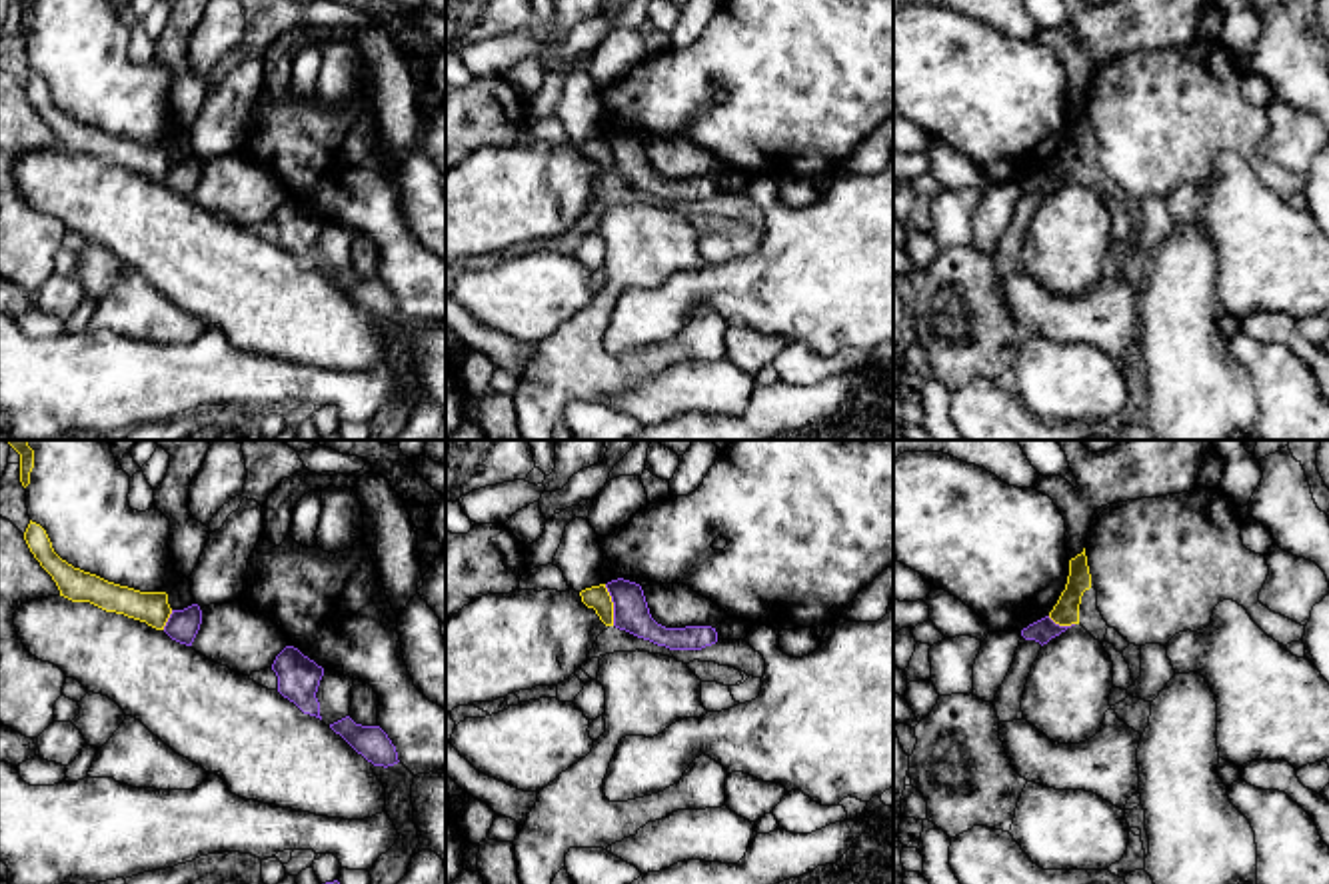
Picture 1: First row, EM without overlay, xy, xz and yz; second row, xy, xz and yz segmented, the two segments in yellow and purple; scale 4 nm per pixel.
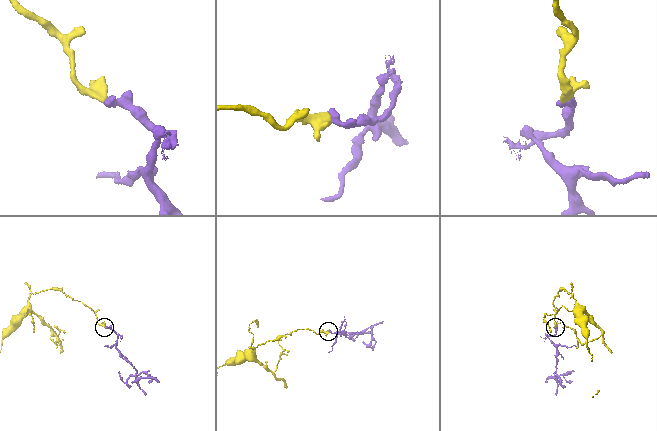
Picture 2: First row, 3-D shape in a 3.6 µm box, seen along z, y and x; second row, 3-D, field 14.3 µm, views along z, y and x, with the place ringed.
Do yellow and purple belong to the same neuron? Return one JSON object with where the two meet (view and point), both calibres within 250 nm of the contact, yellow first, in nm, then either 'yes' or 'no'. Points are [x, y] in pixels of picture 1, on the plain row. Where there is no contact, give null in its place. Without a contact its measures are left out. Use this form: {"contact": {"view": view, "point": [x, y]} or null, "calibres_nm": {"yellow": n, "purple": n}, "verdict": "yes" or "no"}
{"contact": {"view": "xz", "point": [612, 156]}, "calibres_nm": {"yellow": 90, "purple": 140}, "verdict": "no"}

